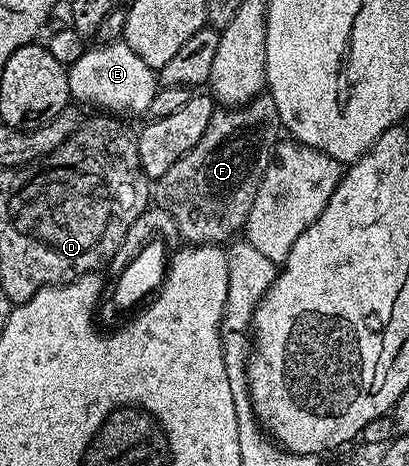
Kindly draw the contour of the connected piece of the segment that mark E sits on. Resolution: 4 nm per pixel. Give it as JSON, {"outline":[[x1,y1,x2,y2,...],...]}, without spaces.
{"outline":[[123,40,96,44,93,47,93,50,92,47,85,49,84,55,68,67,69,95,77,103,89,102,92,106,101,106,104,109,101,111,112,116,147,115,150,100,154,100,154,92,158,88,157,71,151,70]]}

